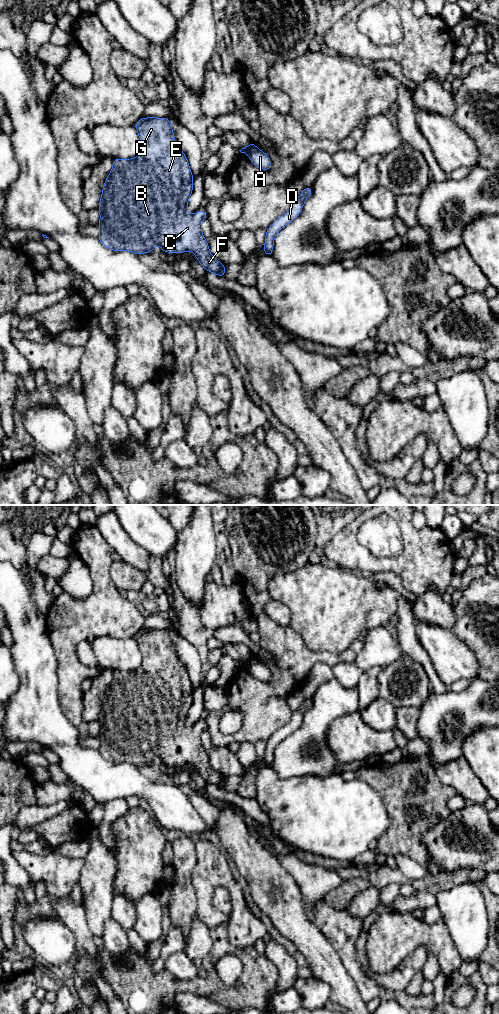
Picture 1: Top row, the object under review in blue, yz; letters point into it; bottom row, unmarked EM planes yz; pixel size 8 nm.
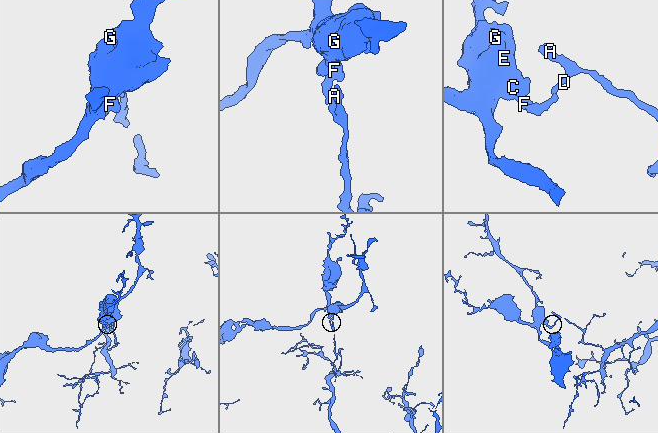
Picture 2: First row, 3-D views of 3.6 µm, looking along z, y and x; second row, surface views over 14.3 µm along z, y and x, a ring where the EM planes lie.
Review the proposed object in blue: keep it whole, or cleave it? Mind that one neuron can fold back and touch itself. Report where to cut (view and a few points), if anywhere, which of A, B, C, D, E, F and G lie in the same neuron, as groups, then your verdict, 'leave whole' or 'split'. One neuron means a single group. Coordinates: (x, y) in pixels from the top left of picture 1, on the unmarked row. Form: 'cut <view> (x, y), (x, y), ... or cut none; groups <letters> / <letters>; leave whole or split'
cut yz (225, 778), (216, 785); groups A D / B C E F G; split

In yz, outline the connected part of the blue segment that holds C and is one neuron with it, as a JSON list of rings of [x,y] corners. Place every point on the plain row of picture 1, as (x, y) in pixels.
[[[140,630],[135,637],[142,654],[142,664],[133,671],[113,670],[113,680],[106,690],[99,713],[99,753],[116,764],[126,762],[136,767],[152,764],[155,756],[159,756],[162,763],[167,765],[192,763],[207,784],[219,785],[225,777],[211,767],[201,742],[201,734],[208,731],[207,726],[201,721],[193,727],[187,725],[194,689],[185,666],[174,651],[169,630]]]

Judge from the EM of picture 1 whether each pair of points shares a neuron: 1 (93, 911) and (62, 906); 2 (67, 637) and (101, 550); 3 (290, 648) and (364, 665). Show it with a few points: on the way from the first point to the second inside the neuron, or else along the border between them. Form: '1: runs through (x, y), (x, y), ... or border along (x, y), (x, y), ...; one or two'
1: border along (81, 906), (86, 924), (91, 931); two
2: runs through (88, 615), (101, 602), (101, 572); one
3: border along (366, 640), (354, 661); two

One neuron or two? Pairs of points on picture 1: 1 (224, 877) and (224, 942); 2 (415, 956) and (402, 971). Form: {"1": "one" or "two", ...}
{"1": "two", "2": "one"}

